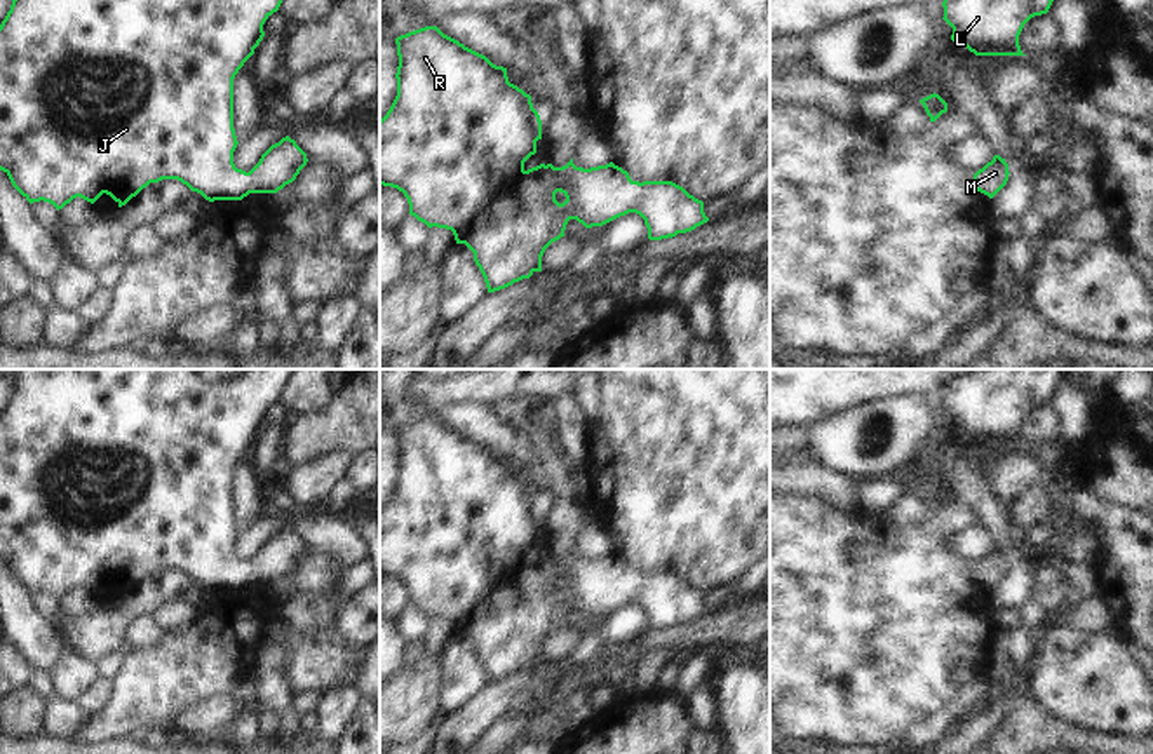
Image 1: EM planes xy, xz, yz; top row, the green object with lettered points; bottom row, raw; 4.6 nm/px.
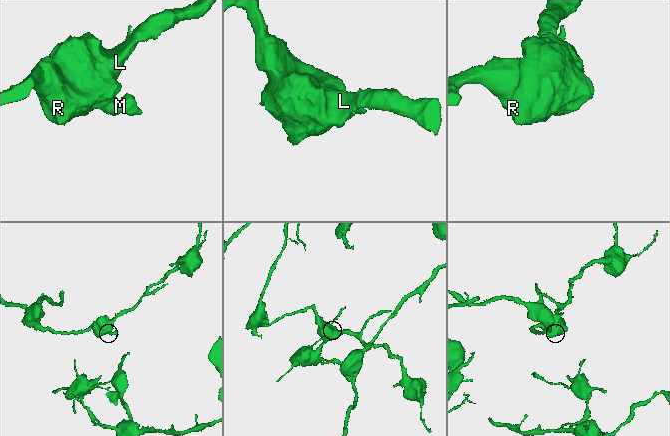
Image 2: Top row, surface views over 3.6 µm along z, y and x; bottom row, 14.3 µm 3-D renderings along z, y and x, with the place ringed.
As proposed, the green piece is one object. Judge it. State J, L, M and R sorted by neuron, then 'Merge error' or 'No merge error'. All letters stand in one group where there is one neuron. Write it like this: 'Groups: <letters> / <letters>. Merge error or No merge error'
Groups: J L M R. No merge error.

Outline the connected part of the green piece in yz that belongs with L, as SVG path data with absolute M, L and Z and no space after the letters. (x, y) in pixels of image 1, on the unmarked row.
M972 369L953 380L942 392L951 430L975 446L1026 446L1019 435L1024 414L1047 404L1062 369Z

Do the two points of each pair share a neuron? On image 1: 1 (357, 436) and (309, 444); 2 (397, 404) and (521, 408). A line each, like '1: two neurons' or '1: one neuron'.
1: one neuron
2: two neurons

